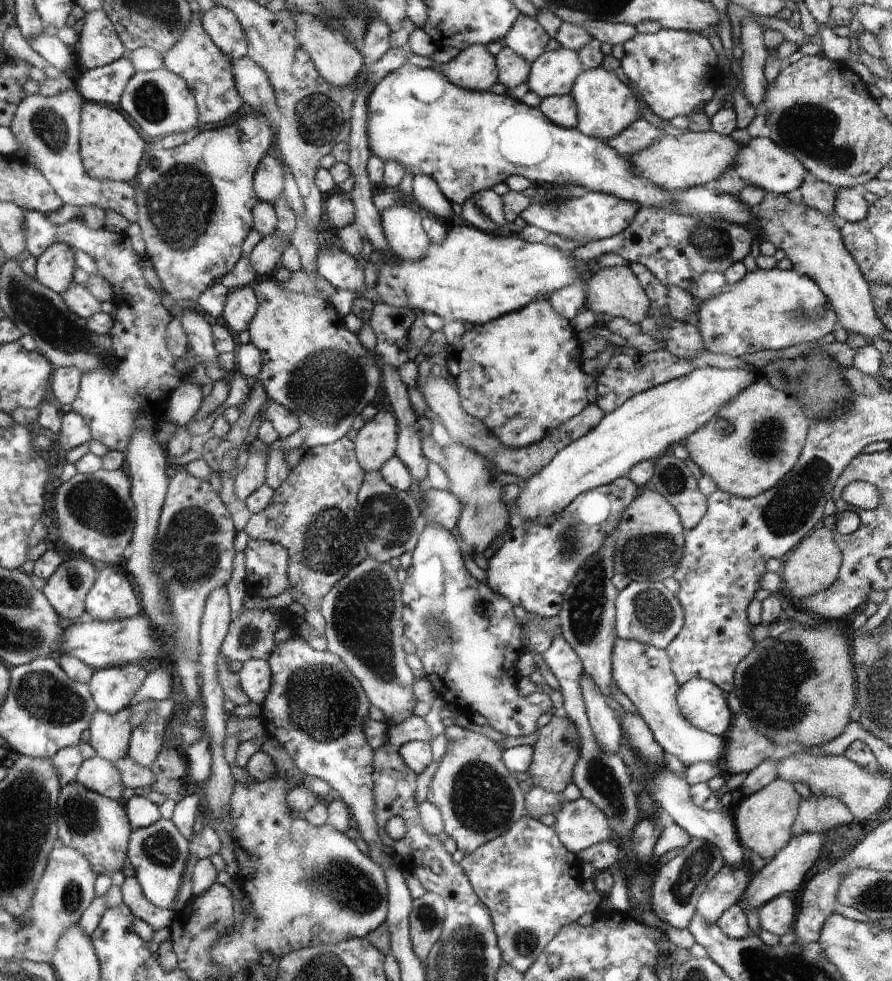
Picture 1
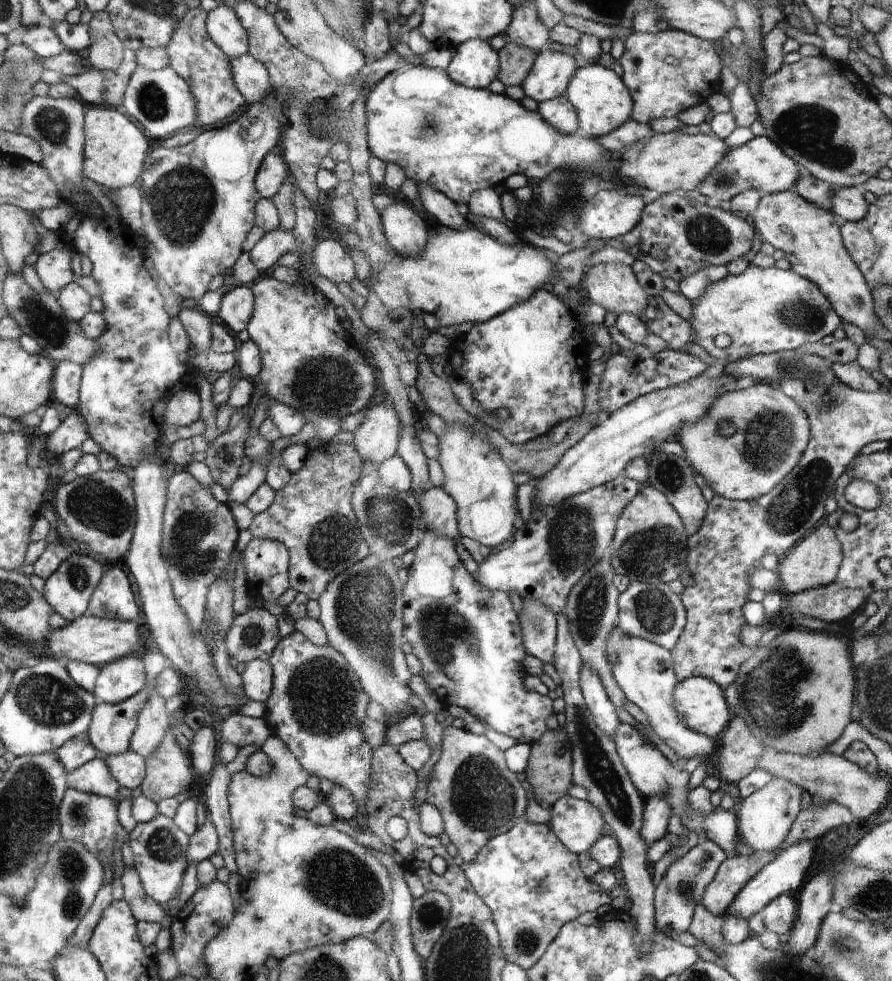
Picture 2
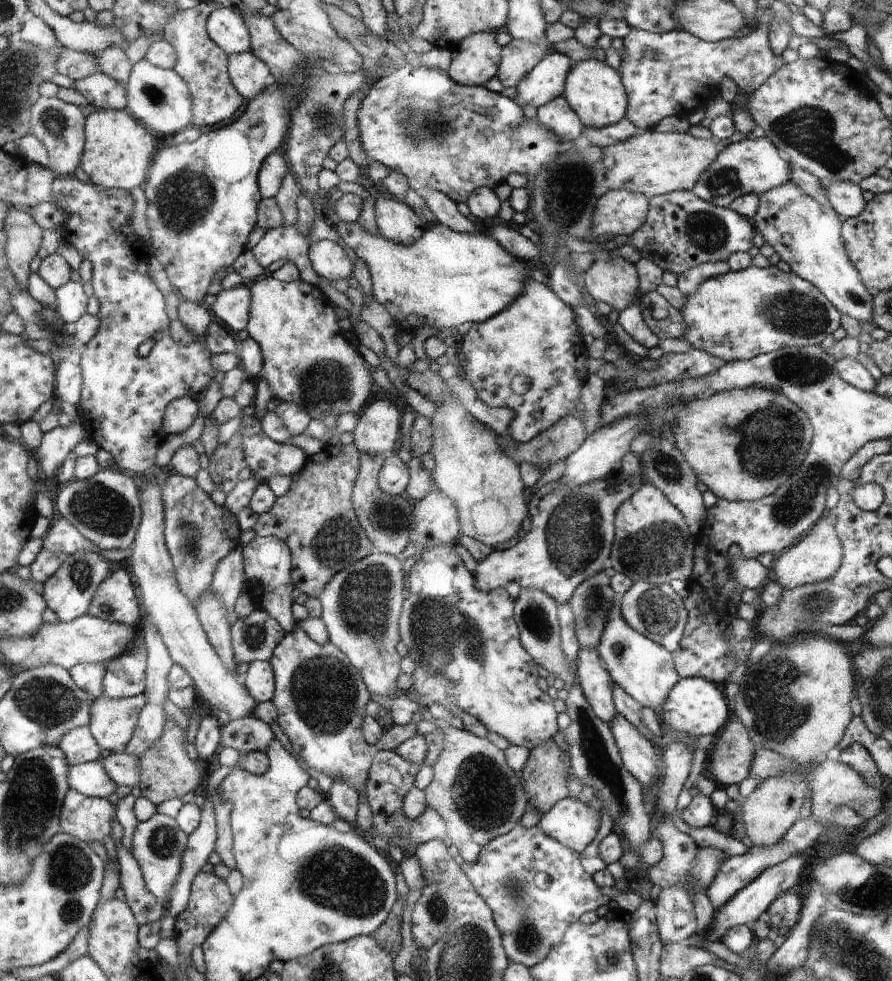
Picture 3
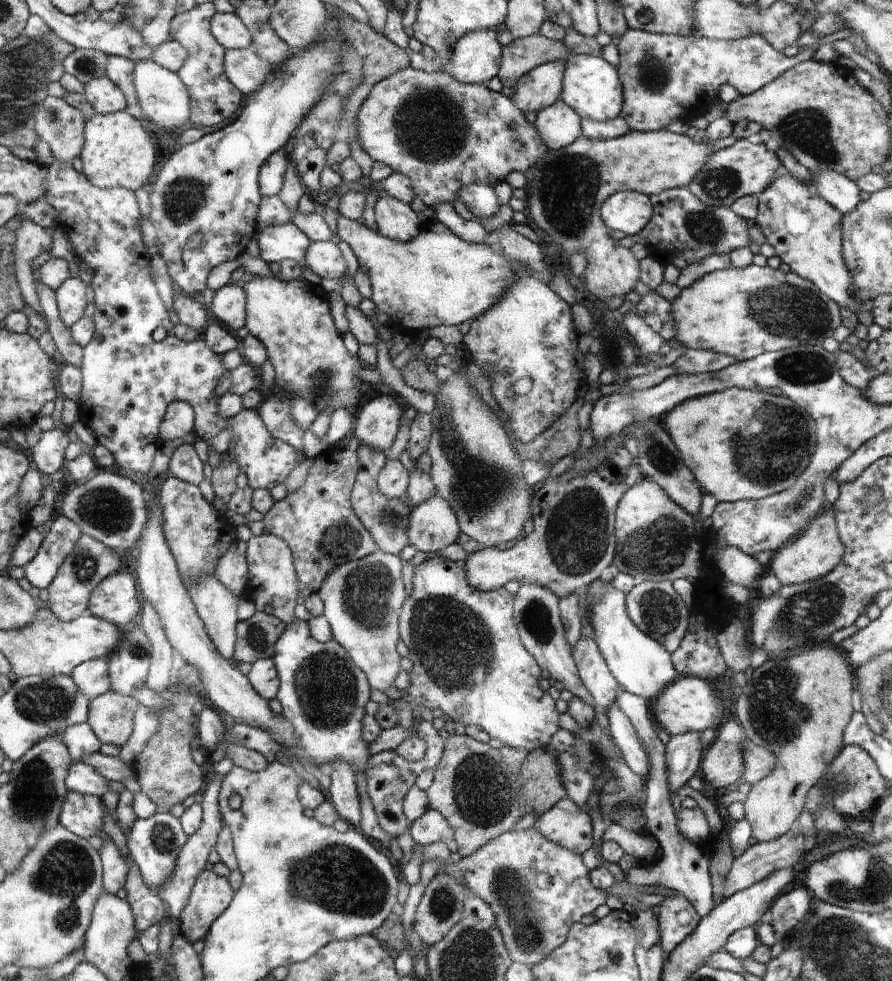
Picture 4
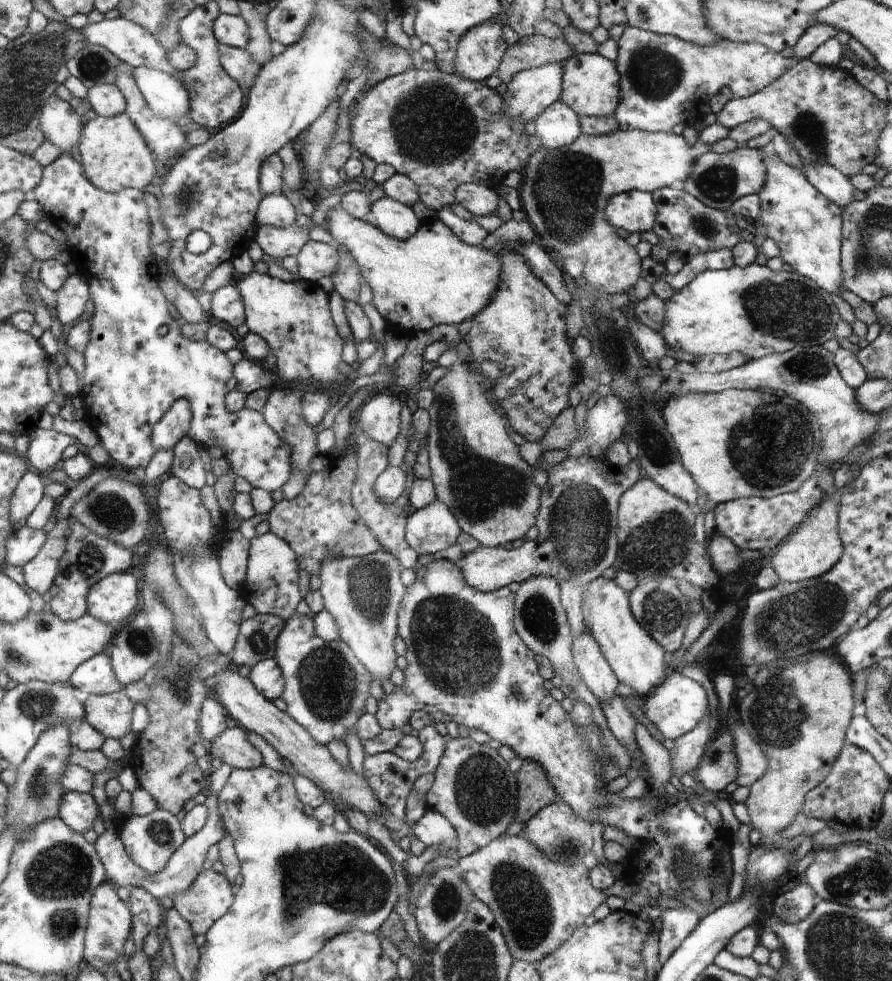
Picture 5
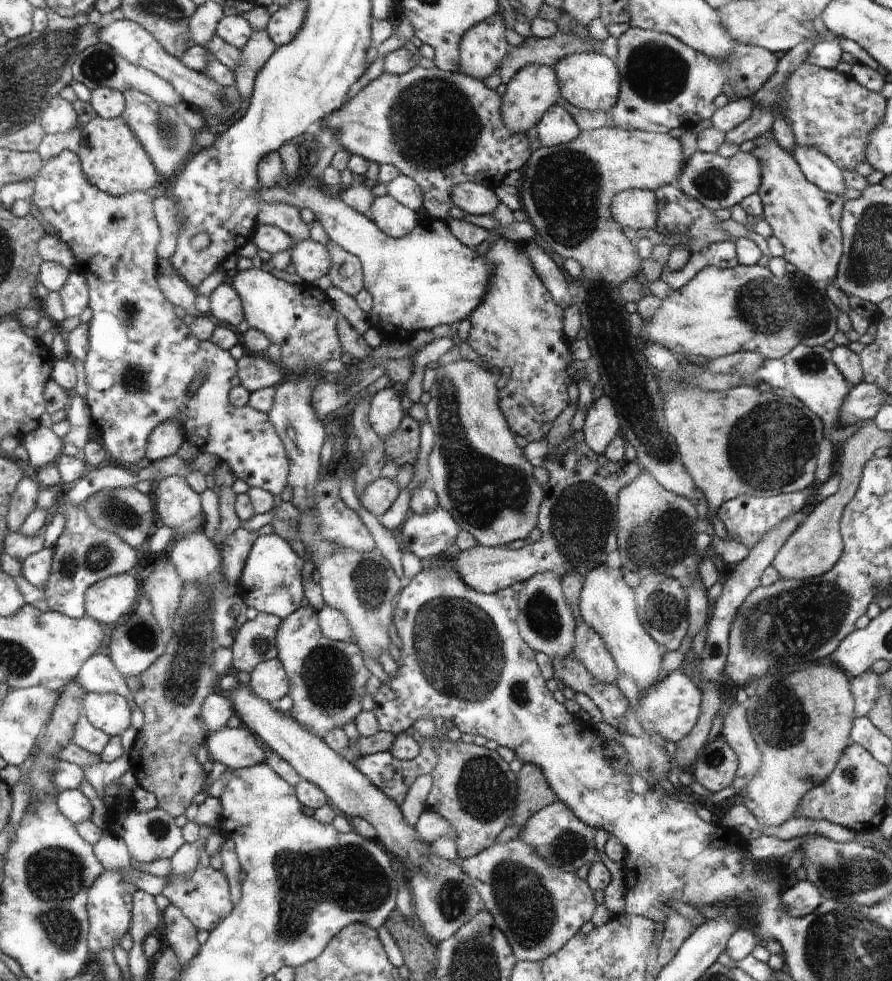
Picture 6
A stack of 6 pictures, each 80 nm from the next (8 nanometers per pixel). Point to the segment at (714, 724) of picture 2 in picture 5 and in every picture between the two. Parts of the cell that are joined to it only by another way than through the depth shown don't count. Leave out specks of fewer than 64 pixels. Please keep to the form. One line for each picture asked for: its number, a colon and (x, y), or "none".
3: (695, 706)
4: (688, 705)
5: (677, 706)

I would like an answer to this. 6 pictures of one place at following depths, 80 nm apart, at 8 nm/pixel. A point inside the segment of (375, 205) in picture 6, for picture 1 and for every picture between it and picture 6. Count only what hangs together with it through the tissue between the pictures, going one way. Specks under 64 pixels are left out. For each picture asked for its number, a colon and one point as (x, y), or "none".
1: (407, 240)
2: (404, 229)
3: (396, 221)
4: (396, 219)
5: (396, 219)

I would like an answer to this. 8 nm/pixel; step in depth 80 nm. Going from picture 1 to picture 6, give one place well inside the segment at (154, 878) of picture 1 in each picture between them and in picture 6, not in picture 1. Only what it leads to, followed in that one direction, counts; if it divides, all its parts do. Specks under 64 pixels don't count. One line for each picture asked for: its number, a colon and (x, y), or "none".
2: (159, 847)
3: (158, 843)
4: (154, 843)
5: (150, 840)
6: (151, 835)

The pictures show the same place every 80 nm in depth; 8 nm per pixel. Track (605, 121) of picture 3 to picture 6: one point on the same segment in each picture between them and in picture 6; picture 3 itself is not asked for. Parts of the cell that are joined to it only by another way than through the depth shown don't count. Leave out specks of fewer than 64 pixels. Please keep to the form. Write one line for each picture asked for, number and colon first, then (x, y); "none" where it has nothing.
4: (591, 85)
5: (590, 82)
6: (589, 80)

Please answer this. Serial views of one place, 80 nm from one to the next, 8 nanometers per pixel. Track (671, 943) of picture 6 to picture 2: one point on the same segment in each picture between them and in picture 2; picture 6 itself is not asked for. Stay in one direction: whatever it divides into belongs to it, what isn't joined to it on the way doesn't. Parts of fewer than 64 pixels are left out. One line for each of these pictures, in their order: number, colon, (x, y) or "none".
2: (682, 887)
3: (676, 922)
4: (677, 918)
5: (677, 924)

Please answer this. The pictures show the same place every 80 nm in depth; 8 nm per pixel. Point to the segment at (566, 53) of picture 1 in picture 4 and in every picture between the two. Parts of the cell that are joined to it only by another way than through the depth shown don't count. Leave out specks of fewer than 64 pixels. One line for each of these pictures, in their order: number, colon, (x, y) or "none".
2: (550, 76)
3: (546, 82)
4: (543, 86)

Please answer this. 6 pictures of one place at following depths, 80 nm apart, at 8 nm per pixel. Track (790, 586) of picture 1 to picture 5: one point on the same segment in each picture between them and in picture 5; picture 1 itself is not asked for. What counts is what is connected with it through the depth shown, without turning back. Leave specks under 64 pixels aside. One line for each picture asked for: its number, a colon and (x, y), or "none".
2: (814, 562)
3: (815, 558)
4: (810, 556)
5: (814, 547)

